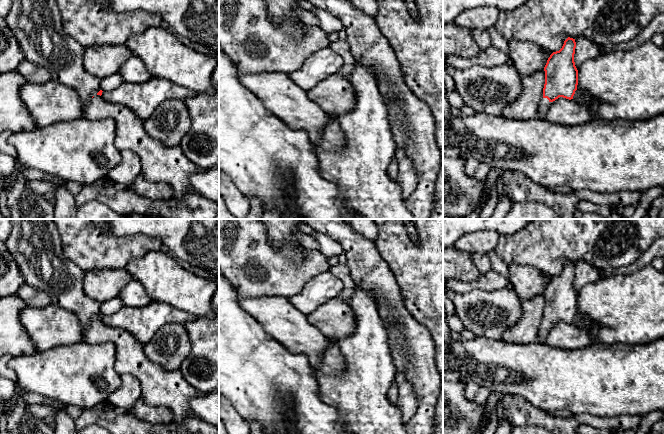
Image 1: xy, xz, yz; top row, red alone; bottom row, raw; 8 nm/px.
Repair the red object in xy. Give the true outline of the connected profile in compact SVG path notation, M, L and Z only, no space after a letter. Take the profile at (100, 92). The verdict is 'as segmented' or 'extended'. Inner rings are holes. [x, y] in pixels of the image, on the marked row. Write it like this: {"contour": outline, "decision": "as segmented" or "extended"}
{"contour": "M100 90L86 102L83 117L88 120L100 120L105 117L113 119L116 122L116 148L119 151L131 150L139 156L141 174L145 179L169 184L178 200L189 195L189 177L202 169L184 155L180 145L165 146L150 137L143 121L131 109L105 101L101 96L102 92Z", "decision": "extended"}

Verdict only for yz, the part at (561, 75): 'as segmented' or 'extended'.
extended

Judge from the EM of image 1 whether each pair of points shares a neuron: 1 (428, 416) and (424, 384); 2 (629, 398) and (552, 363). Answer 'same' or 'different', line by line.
1: same
2: same

